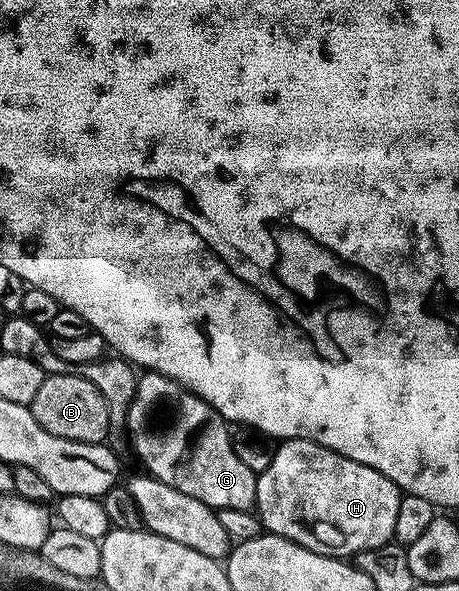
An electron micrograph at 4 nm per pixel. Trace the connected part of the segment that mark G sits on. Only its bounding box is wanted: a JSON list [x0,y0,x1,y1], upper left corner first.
[128,371,257,511]

